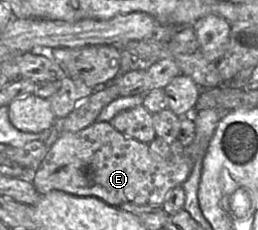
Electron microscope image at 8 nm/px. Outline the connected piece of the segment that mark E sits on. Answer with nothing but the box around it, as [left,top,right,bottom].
[32,108,232,207]

